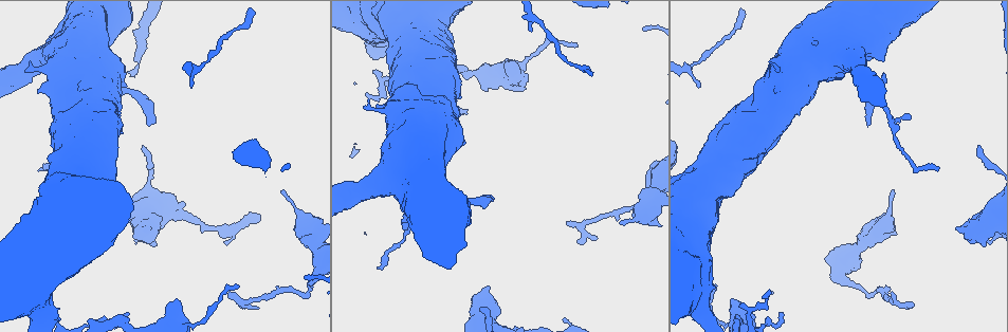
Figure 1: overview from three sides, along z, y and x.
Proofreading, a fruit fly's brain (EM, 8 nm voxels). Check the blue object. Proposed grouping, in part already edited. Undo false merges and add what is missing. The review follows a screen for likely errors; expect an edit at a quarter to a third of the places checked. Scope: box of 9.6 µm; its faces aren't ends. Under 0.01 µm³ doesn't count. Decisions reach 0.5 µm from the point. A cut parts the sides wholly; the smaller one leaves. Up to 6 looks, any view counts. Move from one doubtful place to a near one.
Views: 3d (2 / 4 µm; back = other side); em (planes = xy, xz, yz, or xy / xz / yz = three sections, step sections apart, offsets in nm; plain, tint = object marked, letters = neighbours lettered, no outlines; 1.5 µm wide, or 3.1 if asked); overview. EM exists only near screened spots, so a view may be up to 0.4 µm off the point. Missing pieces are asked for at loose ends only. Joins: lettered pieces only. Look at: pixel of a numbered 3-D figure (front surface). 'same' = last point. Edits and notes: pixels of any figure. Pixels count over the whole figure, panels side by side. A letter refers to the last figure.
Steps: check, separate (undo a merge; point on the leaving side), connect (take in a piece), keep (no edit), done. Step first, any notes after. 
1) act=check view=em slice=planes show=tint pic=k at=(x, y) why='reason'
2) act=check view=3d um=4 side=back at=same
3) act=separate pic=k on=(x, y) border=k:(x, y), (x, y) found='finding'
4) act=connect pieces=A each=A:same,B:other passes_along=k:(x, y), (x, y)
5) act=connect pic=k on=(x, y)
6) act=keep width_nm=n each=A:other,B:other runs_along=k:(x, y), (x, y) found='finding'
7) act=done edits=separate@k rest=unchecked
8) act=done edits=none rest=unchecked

act=check view=3d um=4 pic=1 at=(910, 119)

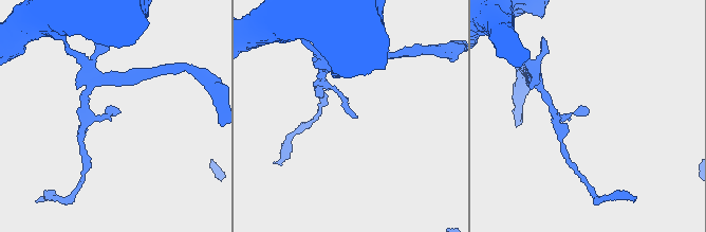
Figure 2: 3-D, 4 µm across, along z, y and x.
act=check view=em slice=planes show=letters pic=2 at=(118, 111) why='now the EM'

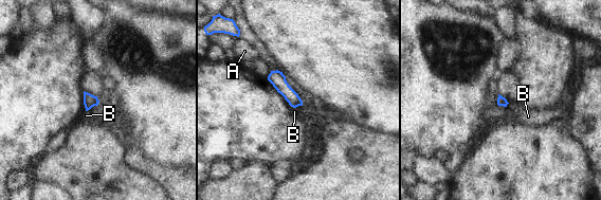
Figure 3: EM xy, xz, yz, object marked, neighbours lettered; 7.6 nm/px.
act=keep width_nm=70 each=A:other,B:other border=3:(509, 103), (506, 107) found='none of them fits'

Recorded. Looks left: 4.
act=check view=em slice=planes show=letters pic=1 at=(192, 86) why='branch stops here'

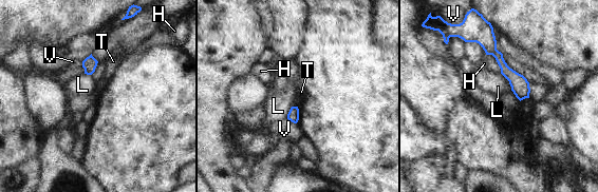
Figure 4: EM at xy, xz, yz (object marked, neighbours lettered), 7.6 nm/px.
act=keep each=H:other,L:other,T:other,V:other runs_along=4:(489, 40), (490, 49), (526, 95) found='none of them fits'

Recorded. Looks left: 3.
act=check view=em slice=yz step=4 show=tint pic=1 at=(372, 71) why='branch stops here'

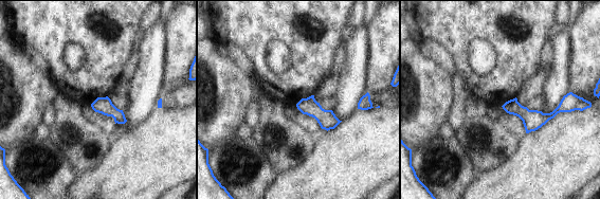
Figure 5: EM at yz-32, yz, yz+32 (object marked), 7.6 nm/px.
act=check view=em slice=planes show=letters at=same

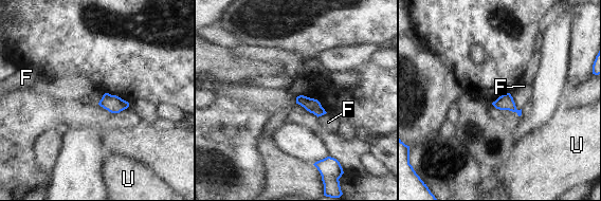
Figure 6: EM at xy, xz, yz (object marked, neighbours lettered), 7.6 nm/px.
act=keep width_nm=110 each=F:other,U:other border=6:(326, 112), (317, 117) found='no lettered piece goes on from it'

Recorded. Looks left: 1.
act=done edits=none rest=unchecked

